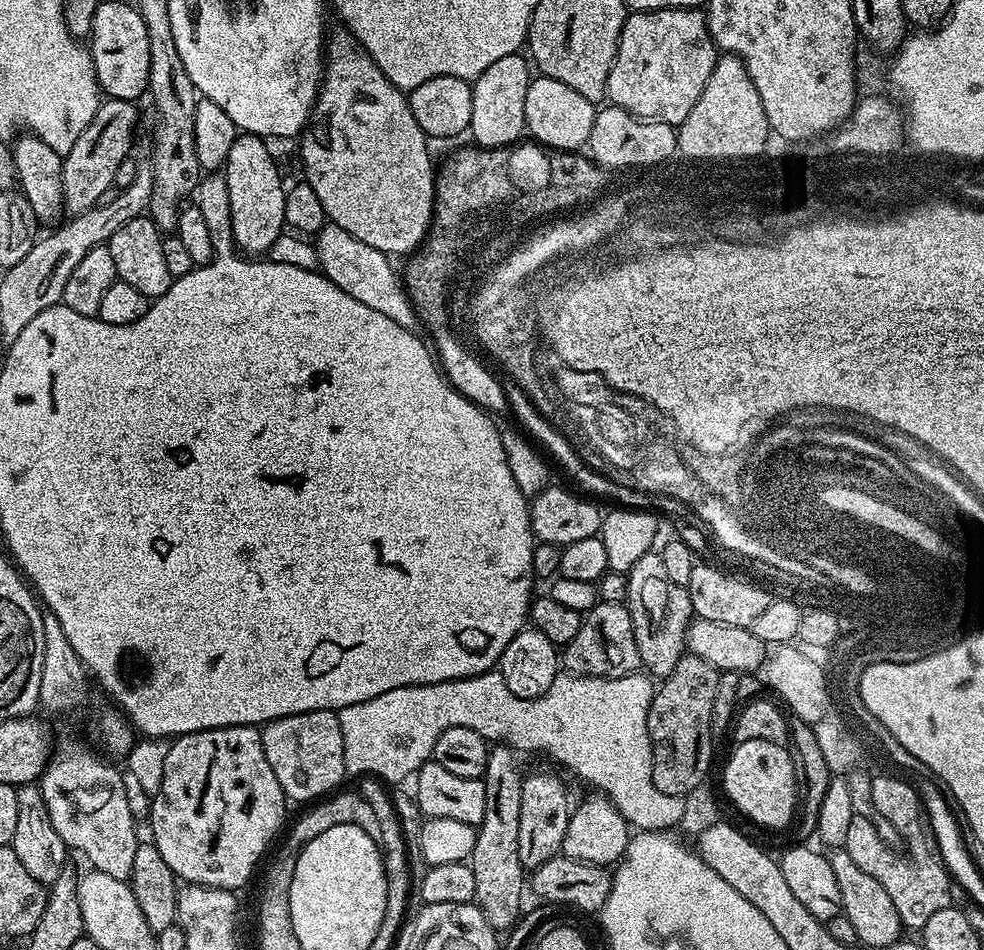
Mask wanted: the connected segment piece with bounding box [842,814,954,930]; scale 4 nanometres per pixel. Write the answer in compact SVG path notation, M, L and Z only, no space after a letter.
M857 814L850 822L850 831L846 834L846 842L842 845L843 851L854 858L854 863L861 870L866 870L870 878L890 894L890 902L894 902L894 910L898 910L898 918L905 929L919 930L926 926L930 914L949 907L953 903L953 881L947 871L939 863L936 864L911 864L895 848L890 848L881 840L871 819L867 815Z

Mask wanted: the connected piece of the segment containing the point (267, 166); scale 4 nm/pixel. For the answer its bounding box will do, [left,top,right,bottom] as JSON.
[222,135,286,254]

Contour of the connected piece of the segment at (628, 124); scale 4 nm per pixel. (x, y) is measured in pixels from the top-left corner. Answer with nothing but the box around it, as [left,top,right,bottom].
[586,106,678,170]

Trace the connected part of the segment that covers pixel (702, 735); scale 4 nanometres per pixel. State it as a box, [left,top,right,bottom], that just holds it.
[648,654,721,796]

